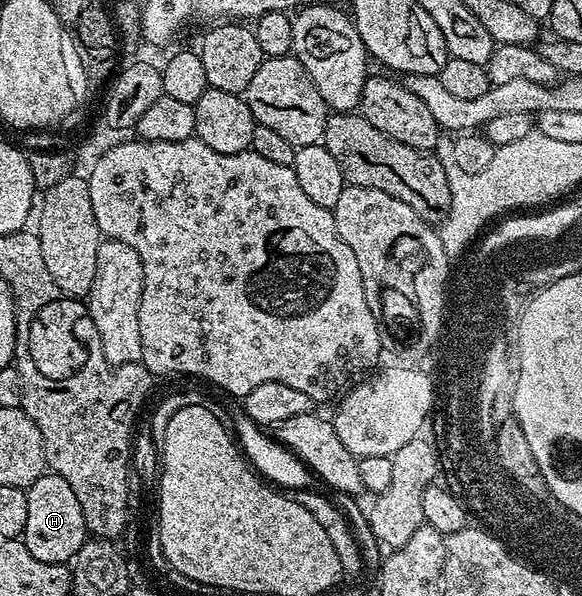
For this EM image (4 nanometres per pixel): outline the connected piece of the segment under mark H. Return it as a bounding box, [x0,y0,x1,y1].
[21,473,88,564]

